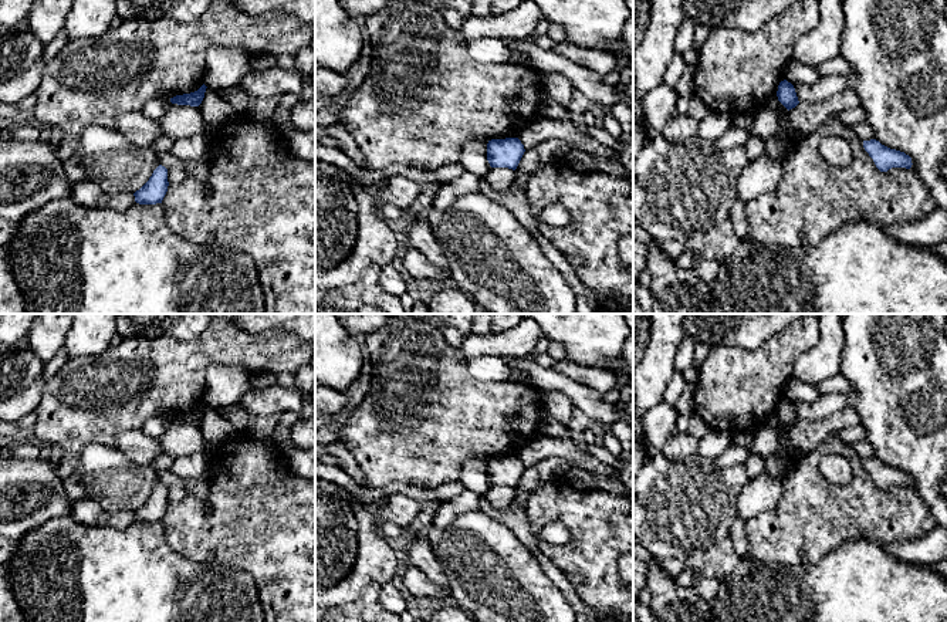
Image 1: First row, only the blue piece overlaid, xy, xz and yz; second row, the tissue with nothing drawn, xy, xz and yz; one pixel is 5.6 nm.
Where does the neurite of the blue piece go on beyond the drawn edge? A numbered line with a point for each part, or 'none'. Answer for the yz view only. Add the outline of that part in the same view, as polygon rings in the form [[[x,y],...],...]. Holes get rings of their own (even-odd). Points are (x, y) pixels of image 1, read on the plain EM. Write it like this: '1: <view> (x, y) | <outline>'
none

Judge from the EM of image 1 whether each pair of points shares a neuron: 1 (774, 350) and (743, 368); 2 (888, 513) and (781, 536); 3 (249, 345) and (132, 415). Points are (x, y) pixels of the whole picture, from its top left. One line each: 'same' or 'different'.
1: same
2: same
3: same

